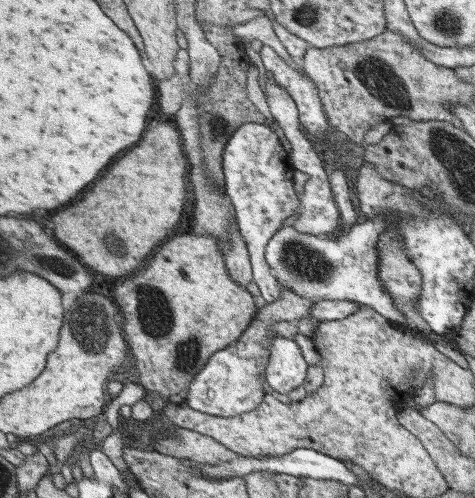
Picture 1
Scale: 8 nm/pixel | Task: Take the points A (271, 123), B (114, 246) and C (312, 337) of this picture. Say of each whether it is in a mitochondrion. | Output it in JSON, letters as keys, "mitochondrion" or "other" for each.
{"A":"other","B":"mitochondrion","C":"other"}

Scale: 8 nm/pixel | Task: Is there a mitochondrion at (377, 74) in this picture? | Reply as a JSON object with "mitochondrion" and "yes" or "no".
{"mitochondrion":"yes"}

